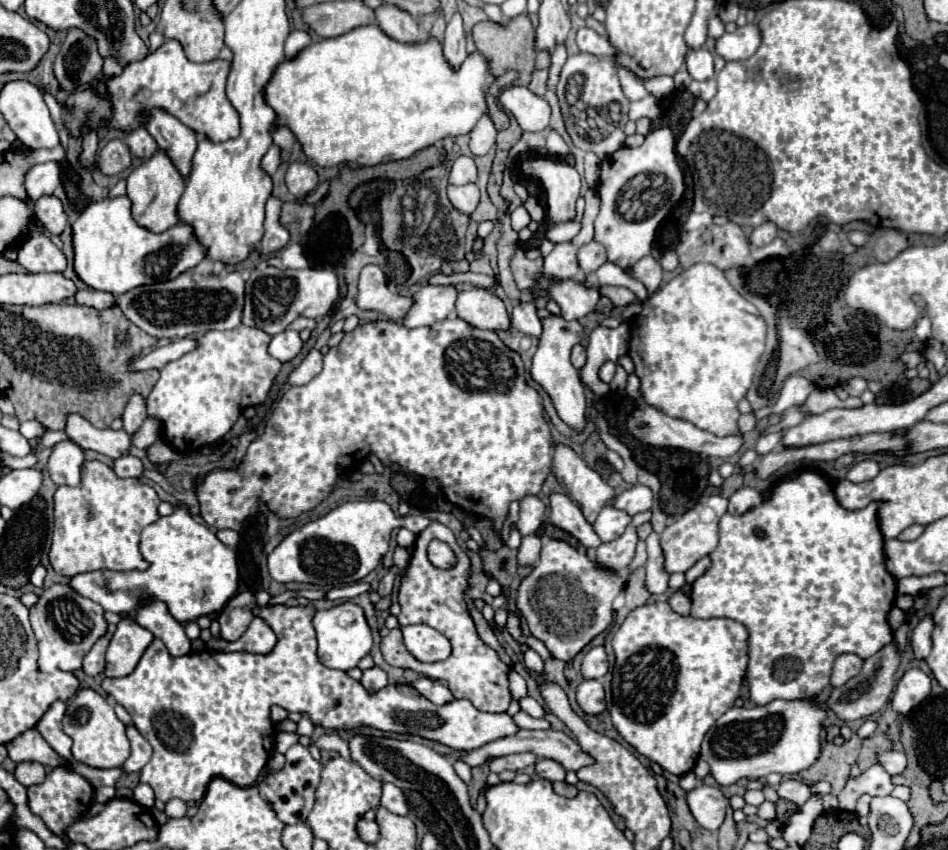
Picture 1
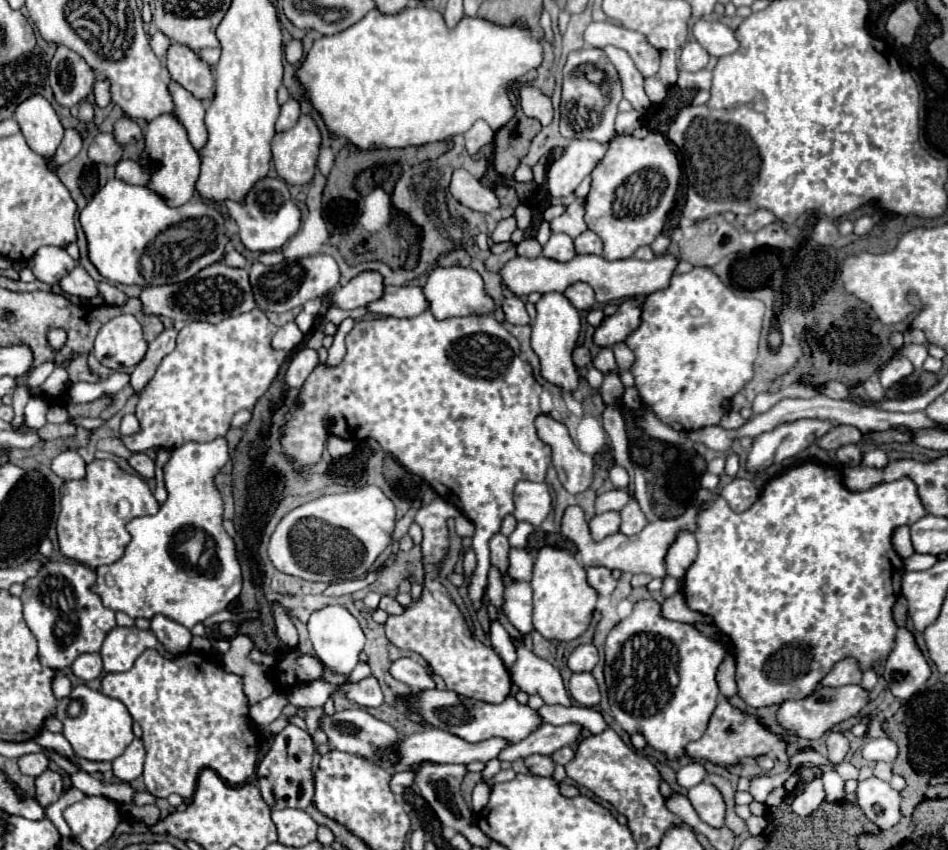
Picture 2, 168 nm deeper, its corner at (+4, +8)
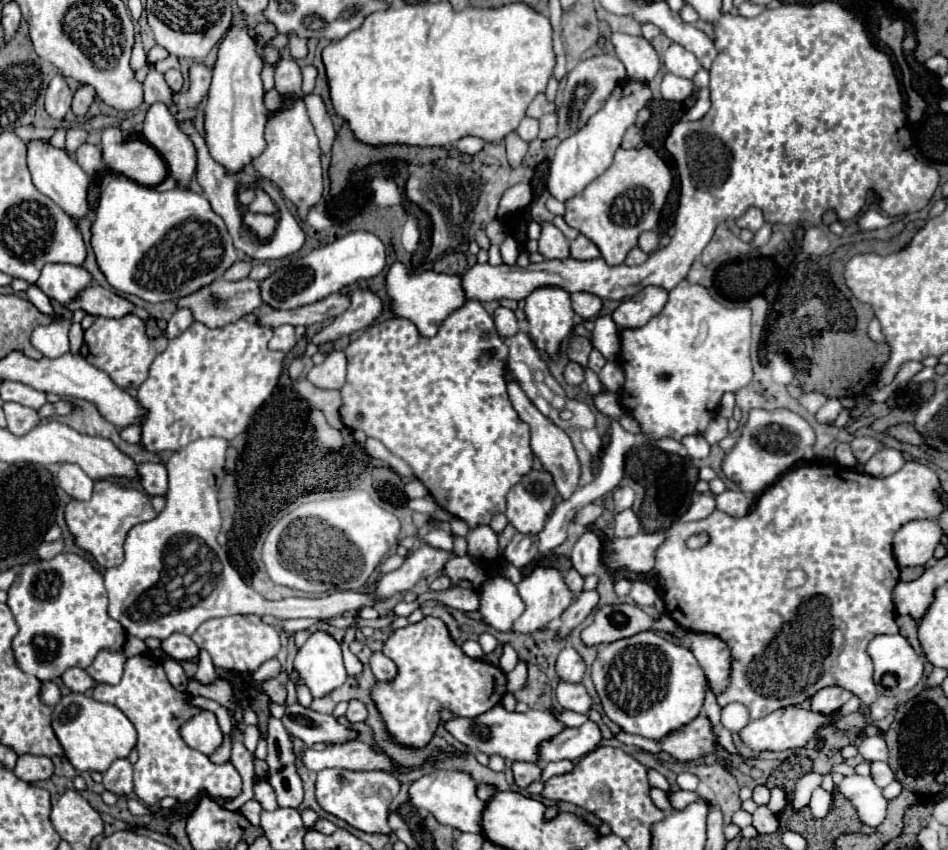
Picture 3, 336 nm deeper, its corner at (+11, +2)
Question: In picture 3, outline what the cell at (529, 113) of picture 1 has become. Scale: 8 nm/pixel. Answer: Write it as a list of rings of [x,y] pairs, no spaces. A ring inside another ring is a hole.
[[[544,114],[540,118],[540,134],[538,138],[552,138],[556,136],[556,114]]]

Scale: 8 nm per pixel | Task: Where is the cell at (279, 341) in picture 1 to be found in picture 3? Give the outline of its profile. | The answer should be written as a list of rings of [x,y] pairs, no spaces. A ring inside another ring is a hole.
[[[290,324],[278,326],[274,328],[274,336],[270,340],[270,350],[280,350],[280,352],[290,352],[296,344],[296,336],[294,336],[294,328]]]

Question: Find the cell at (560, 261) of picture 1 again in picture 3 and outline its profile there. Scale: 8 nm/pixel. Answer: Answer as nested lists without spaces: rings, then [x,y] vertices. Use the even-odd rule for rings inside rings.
[[[550,222],[542,224],[542,236],[538,240],[538,252],[546,260],[566,260],[570,256],[570,242]]]

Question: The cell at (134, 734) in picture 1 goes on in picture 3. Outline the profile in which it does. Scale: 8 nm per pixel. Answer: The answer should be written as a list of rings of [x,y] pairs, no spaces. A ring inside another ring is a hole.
[[[118,758],[104,772],[104,788],[114,792],[116,796],[130,796],[134,790],[132,784],[132,762],[128,758]]]

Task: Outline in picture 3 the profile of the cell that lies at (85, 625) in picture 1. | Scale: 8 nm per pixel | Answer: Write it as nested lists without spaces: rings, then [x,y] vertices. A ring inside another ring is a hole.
[[[58,554],[52,560],[22,566],[8,590],[6,602],[16,618],[18,634],[12,642],[18,666],[38,680],[56,680],[68,668],[88,668],[102,648],[120,650],[126,630],[108,618],[108,596],[102,572],[76,554]]]

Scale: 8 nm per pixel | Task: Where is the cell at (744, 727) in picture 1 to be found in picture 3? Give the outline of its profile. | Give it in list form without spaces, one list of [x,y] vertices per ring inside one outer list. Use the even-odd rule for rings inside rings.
[[[700,714],[696,720],[684,726],[684,730],[678,730],[676,734],[668,734],[668,738],[664,738],[660,746],[676,762],[690,764],[708,754],[716,754],[716,744],[718,738],[714,734],[710,720],[704,714]]]

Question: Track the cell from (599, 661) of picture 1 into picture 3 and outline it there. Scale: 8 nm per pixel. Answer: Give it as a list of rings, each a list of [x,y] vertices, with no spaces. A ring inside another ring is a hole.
[[[564,648],[560,652],[558,662],[556,662],[556,672],[558,672],[558,676],[562,680],[566,680],[566,682],[582,682],[584,670],[586,670],[586,664],[584,664],[582,656],[574,648]]]

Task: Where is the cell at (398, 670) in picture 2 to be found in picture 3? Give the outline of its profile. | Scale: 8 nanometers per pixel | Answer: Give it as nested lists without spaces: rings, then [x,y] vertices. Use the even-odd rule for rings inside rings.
[[[374,652],[374,654],[372,654],[372,658],[370,658],[370,668],[372,668],[372,672],[374,672],[374,676],[376,676],[378,682],[390,682],[390,680],[394,680],[396,674],[398,674],[396,664],[394,664],[388,656],[384,656],[382,652]]]

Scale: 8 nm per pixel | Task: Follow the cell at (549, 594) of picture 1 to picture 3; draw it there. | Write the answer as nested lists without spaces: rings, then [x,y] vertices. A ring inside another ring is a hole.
[[[536,566],[526,578],[522,578],[518,590],[520,590],[520,598],[526,604],[526,610],[514,622],[512,630],[514,632],[524,632],[524,634],[538,632],[538,630],[546,628],[552,620],[558,620],[562,616],[562,612],[572,604],[572,598],[574,598],[574,592],[564,582],[562,572],[556,570],[556,568],[550,568],[550,566]]]

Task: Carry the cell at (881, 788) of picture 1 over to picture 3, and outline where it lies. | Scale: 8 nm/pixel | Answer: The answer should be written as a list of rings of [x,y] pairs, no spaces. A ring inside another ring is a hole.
[[[872,762],[870,772],[872,772],[872,780],[880,788],[886,788],[890,782],[894,782],[894,774],[892,774],[892,770],[890,770],[890,766],[886,762]]]

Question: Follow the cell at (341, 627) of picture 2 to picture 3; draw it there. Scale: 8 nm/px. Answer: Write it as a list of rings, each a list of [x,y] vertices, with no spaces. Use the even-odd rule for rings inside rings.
[[[324,630],[310,634],[306,644],[296,654],[294,668],[308,684],[312,696],[324,696],[332,692],[348,678],[342,664],[342,646]]]

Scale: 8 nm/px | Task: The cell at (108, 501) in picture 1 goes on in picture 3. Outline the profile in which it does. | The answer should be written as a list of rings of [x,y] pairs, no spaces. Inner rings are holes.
[[[96,480],[94,482],[94,494],[88,502],[82,500],[70,500],[64,508],[64,520],[74,536],[74,544],[88,552],[94,562],[100,568],[112,568],[118,566],[124,560],[124,538],[126,532],[146,520],[152,520],[156,516],[150,498],[134,488],[122,488],[120,484],[112,480]]]

